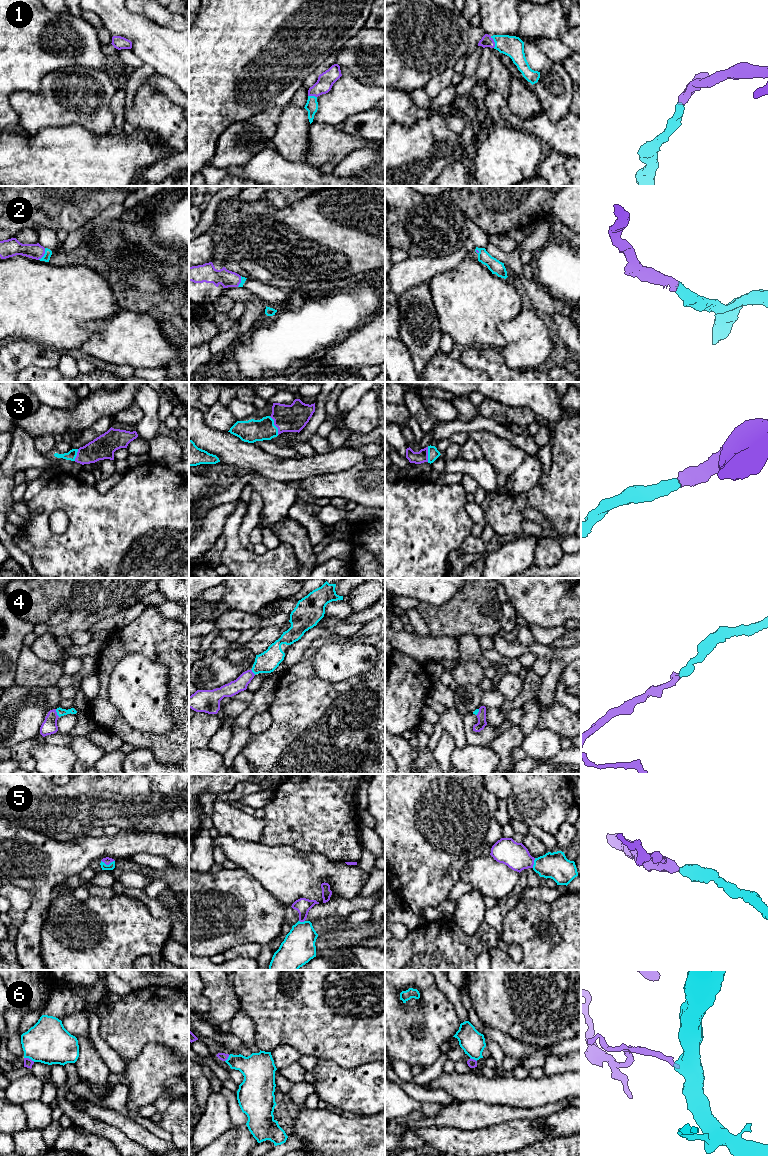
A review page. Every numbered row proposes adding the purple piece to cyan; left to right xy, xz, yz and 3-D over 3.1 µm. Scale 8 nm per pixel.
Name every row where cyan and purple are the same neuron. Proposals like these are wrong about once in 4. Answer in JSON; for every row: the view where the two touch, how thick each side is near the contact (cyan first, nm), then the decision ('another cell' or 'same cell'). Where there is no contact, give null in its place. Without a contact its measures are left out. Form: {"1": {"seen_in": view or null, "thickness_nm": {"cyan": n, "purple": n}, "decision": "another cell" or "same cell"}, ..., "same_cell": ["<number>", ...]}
{"1": {"seen_in": "yz", "thickness_nm": {"cyan": 170, "purple": 90}, "decision": "same cell"}, "2": {"seen_in": "xy", "thickness_nm": {"cyan": 60, "purple": 130}, "decision": "same cell"}, "3": {"seen_in": "xz", "thickness_nm": {"cyan": 180, "purple": 220}, "decision": "same cell"}, "4": {"seen_in": "xy", "thickness_nm": {"cyan": 60, "purple": 120}, "decision": "same cell"}, "5": {"seen_in": "xy", "thickness_nm": {"cyan": 60, "purple": 60}, "decision": "same cell"}, "6": {"seen_in": "xy", "thickness_nm": {"cyan": 340, "purple": 70}, "decision": "another cell"}, "same_cell": ["1", "2", "3", "4", "5"]}

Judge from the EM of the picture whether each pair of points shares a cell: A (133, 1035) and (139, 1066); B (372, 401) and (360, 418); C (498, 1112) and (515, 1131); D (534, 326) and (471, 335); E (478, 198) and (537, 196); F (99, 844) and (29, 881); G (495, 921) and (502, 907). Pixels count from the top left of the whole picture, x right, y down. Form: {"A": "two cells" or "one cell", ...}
{"A": "two cells", "B": "one cell", "C": "two cells", "D": "one cell", "E": "one cell", "F": "one cell", "G": "one cell"}

